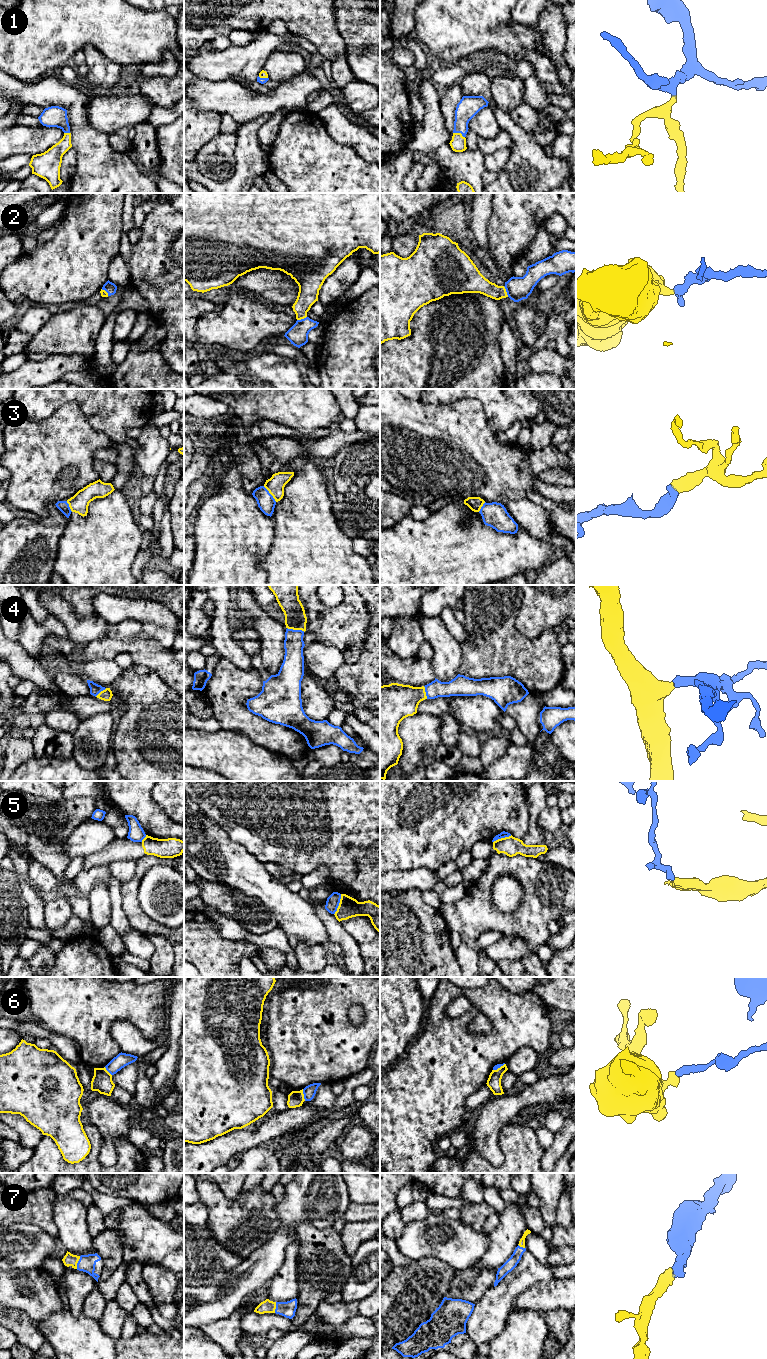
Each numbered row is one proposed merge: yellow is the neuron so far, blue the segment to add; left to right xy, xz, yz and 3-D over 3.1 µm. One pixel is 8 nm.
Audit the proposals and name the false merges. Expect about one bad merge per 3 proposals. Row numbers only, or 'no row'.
5, 6

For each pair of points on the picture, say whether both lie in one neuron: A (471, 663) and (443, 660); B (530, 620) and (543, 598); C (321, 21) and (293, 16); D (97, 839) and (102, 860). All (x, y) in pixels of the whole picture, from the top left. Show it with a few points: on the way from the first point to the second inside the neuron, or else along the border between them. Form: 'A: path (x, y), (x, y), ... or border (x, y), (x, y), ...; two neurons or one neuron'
A: border (461, 643), (462, 660), (457, 673); two neurons
B: path (535, 615), (543, 607), (543, 603); one neuron
C: path (314, 19), (311, 16), (300, 16); one neuron
D: border (113, 840), (103, 848), (85, 857); two neurons

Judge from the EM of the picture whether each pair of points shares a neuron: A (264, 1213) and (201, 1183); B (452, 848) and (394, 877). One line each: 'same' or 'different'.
A: same
B: different

